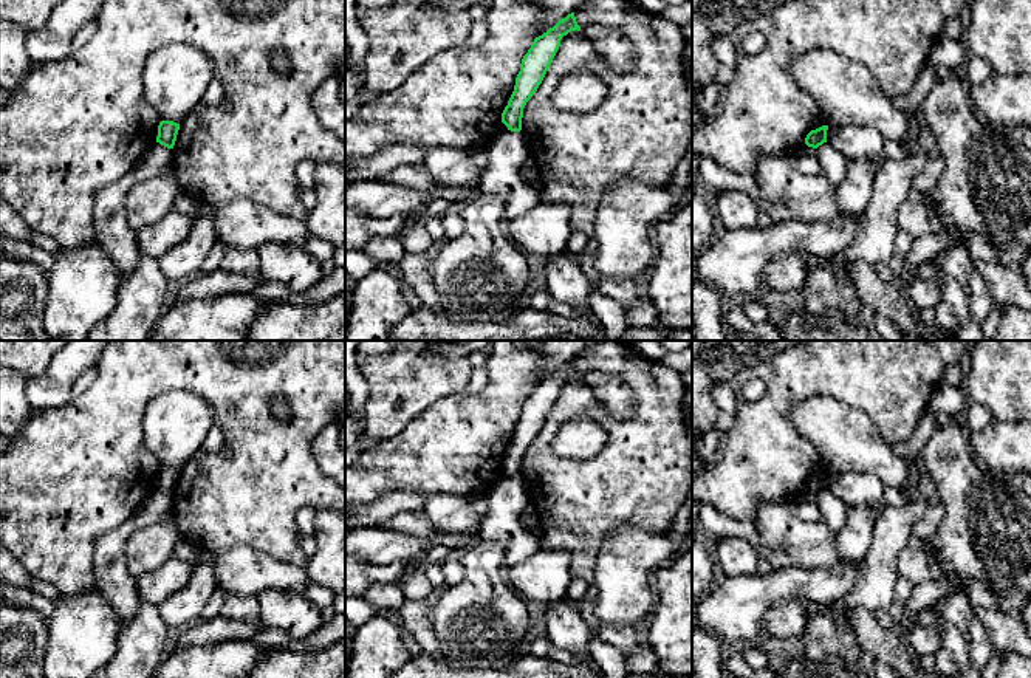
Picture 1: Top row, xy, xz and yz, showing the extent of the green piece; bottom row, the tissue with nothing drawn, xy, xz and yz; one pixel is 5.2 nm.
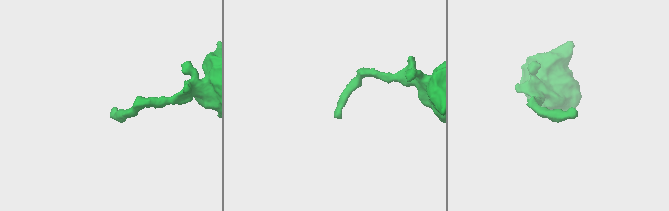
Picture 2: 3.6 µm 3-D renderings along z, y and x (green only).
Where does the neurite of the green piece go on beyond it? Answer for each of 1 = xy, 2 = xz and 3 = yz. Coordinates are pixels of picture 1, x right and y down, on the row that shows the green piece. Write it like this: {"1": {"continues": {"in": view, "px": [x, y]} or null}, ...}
{"1": {"continues": null}, "2": {"continues": null}, "3": {"continues": null}}

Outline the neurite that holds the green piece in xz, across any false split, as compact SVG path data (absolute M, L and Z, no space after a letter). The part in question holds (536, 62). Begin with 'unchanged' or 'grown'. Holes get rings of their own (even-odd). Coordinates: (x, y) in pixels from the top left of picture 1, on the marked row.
unchanged | M574 12L559 20L542 36L536 37L528 53L523 56L520 71L516 77L514 91L502 113L502 122L511 132L522 130L523 108L542 84L563 36L581 31Z

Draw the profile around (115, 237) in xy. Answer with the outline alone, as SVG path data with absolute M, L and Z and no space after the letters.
M155 142L119 181L101 189L93 203L93 243L116 265L121 276L130 276L141 259L136 232L125 214L125 195L138 183L170 175L173 149Z

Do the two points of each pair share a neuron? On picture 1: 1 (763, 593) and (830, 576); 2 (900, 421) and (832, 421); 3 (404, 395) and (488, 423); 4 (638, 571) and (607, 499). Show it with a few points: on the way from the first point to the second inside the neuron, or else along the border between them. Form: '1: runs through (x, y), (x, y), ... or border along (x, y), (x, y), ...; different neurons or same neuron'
1: runs through (780, 584), (813, 582); same neuron
2: border along (842, 401), (861, 409), (890, 445); different neurons
3: border along (462, 389), (432, 401), (404, 428); different neurons
4: border along (655, 530), (621, 523), (602, 539), (596, 554); different neurons

